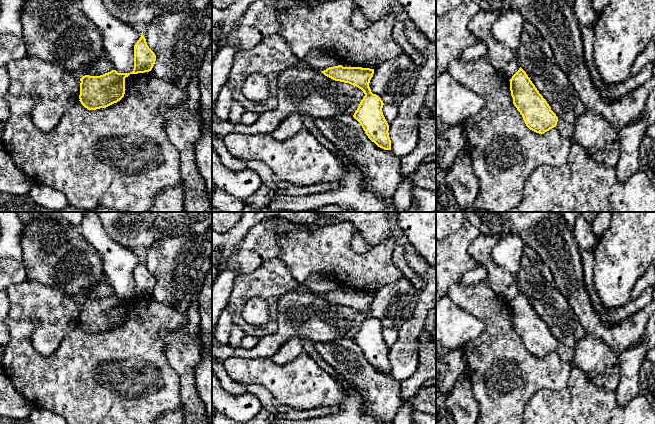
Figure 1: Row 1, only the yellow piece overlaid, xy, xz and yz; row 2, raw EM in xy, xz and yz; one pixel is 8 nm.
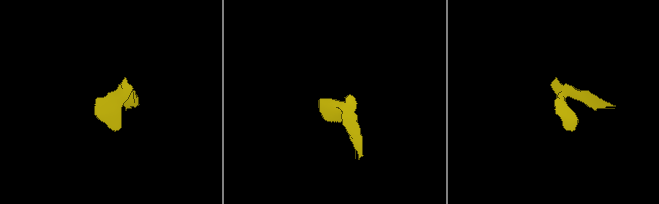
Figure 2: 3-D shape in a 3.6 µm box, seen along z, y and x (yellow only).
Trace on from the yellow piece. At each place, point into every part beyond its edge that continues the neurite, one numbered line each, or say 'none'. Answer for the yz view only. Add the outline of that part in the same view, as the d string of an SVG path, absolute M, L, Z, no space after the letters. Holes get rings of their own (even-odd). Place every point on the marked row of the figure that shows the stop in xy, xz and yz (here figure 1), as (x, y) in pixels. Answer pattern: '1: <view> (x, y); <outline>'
none

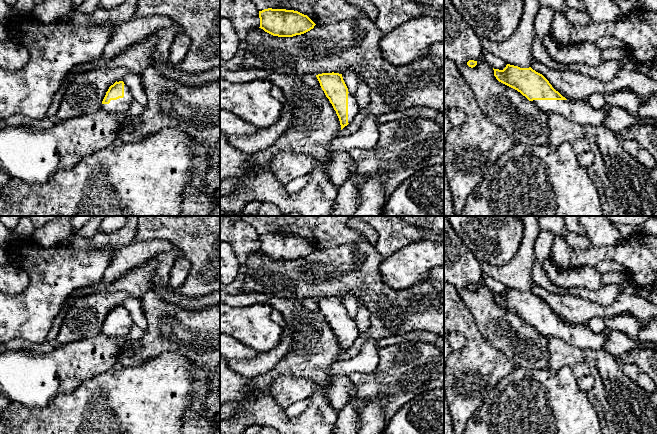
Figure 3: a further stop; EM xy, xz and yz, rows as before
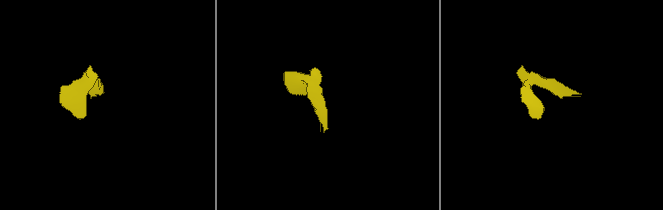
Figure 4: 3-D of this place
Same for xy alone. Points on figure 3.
1: xy (121, 105); M124 85L124 97L117 100L111 100L109 104L102 104L102 111L112 114L126 114L129 112L133 101L131 92L127 85Z

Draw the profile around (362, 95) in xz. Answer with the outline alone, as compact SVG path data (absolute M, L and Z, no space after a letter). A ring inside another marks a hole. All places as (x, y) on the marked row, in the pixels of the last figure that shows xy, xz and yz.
M358 77L358 89L354 95L358 106L361 110L365 110L370 103L371 90L367 82L362 78Z

